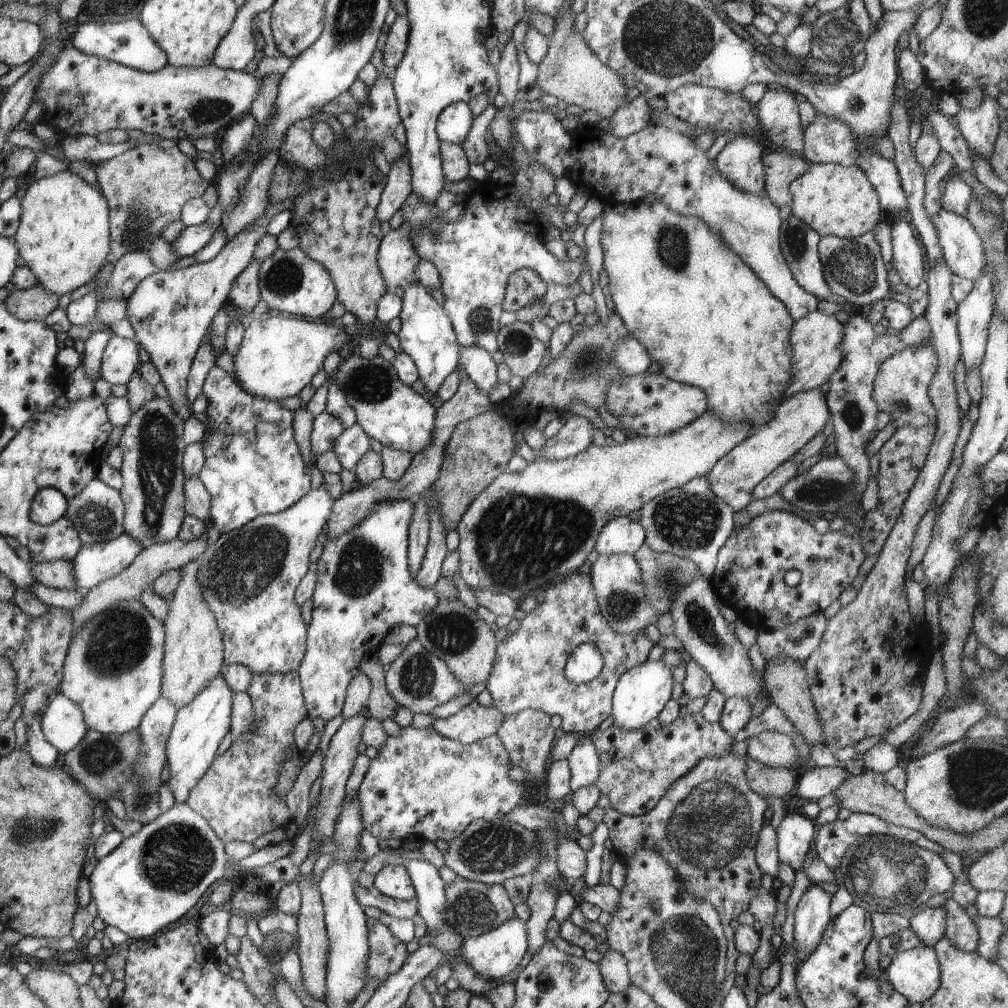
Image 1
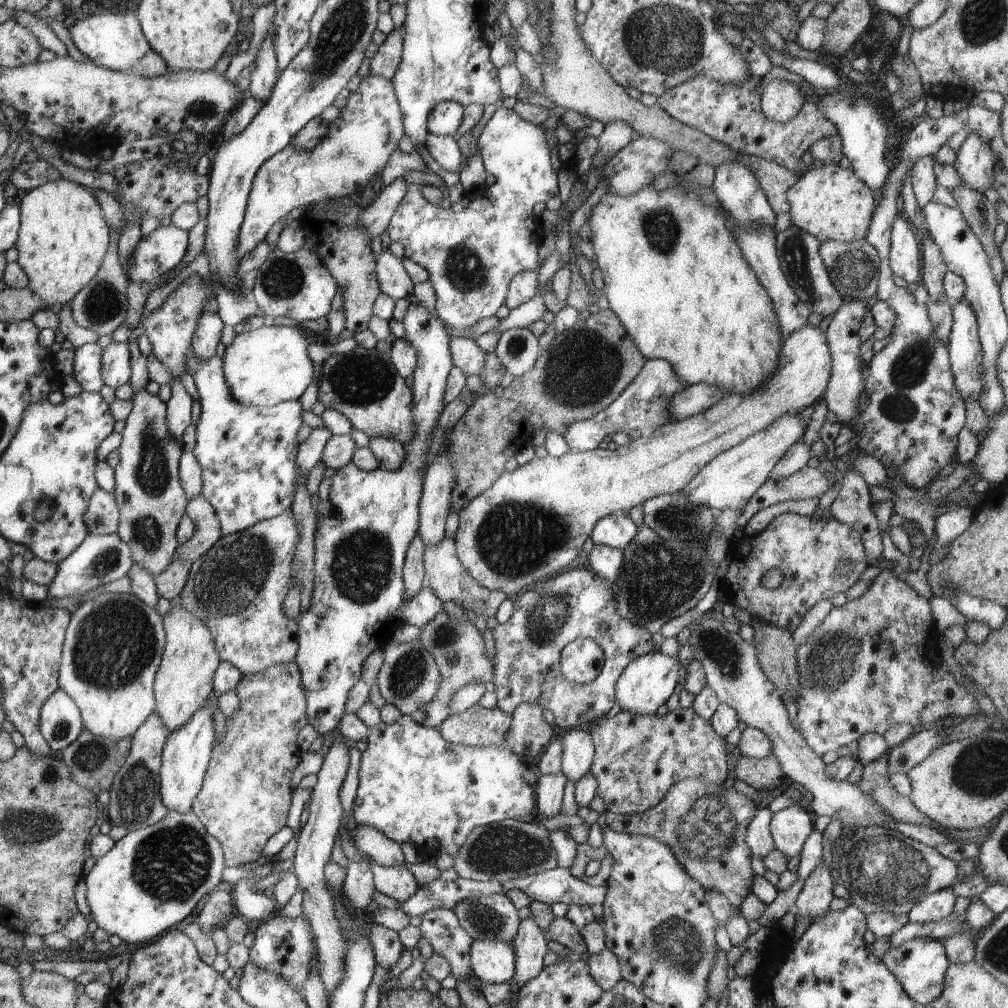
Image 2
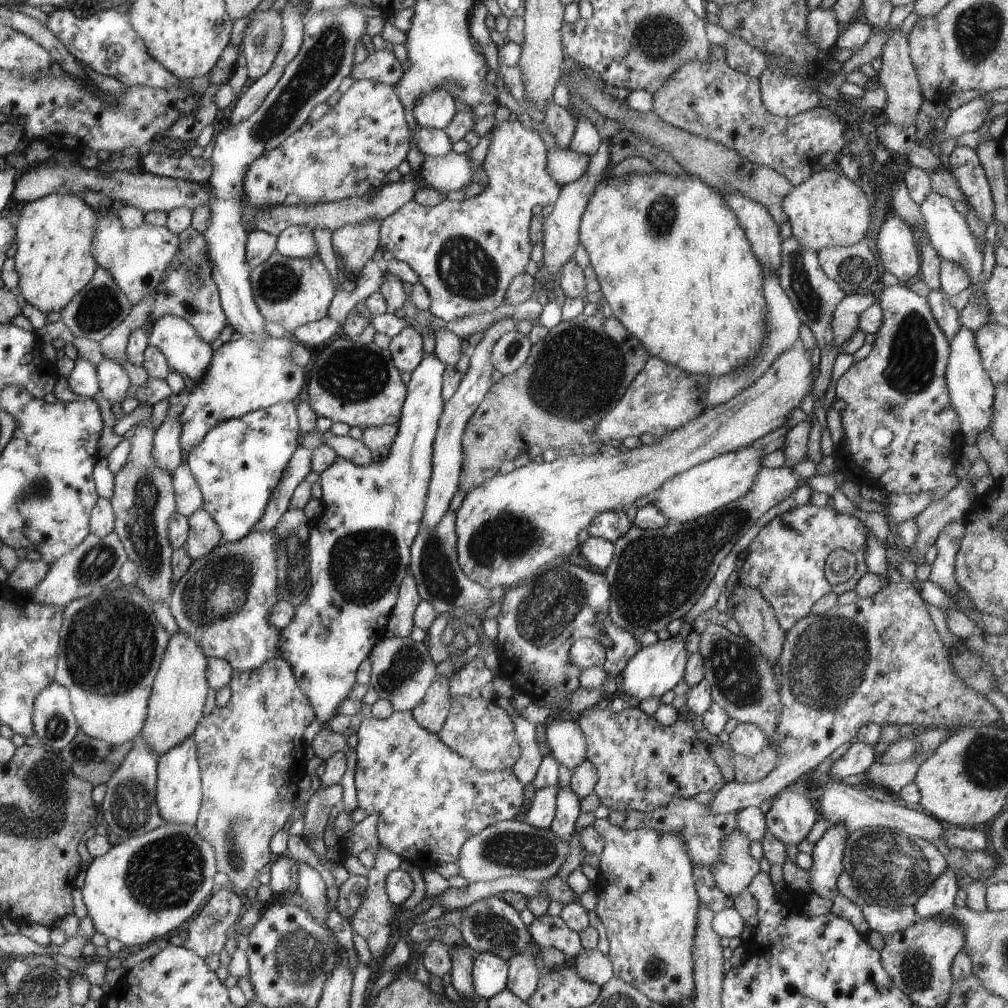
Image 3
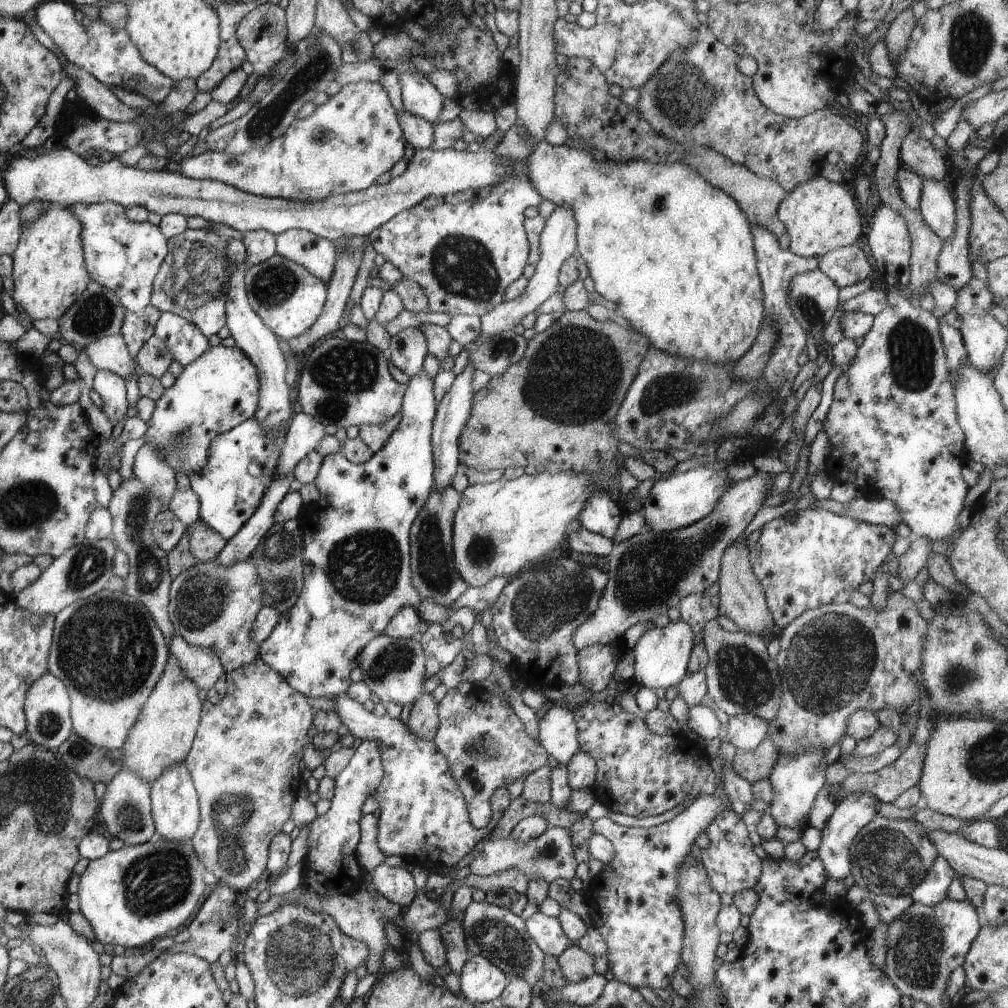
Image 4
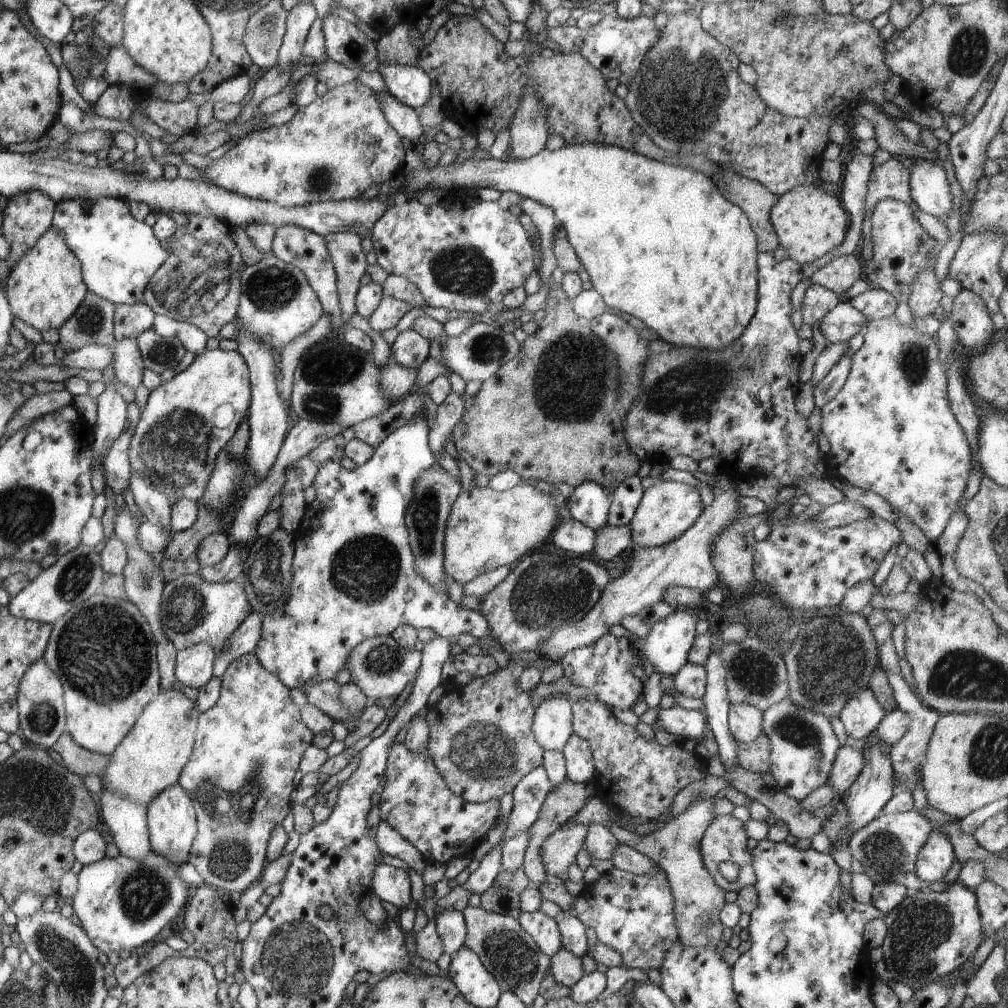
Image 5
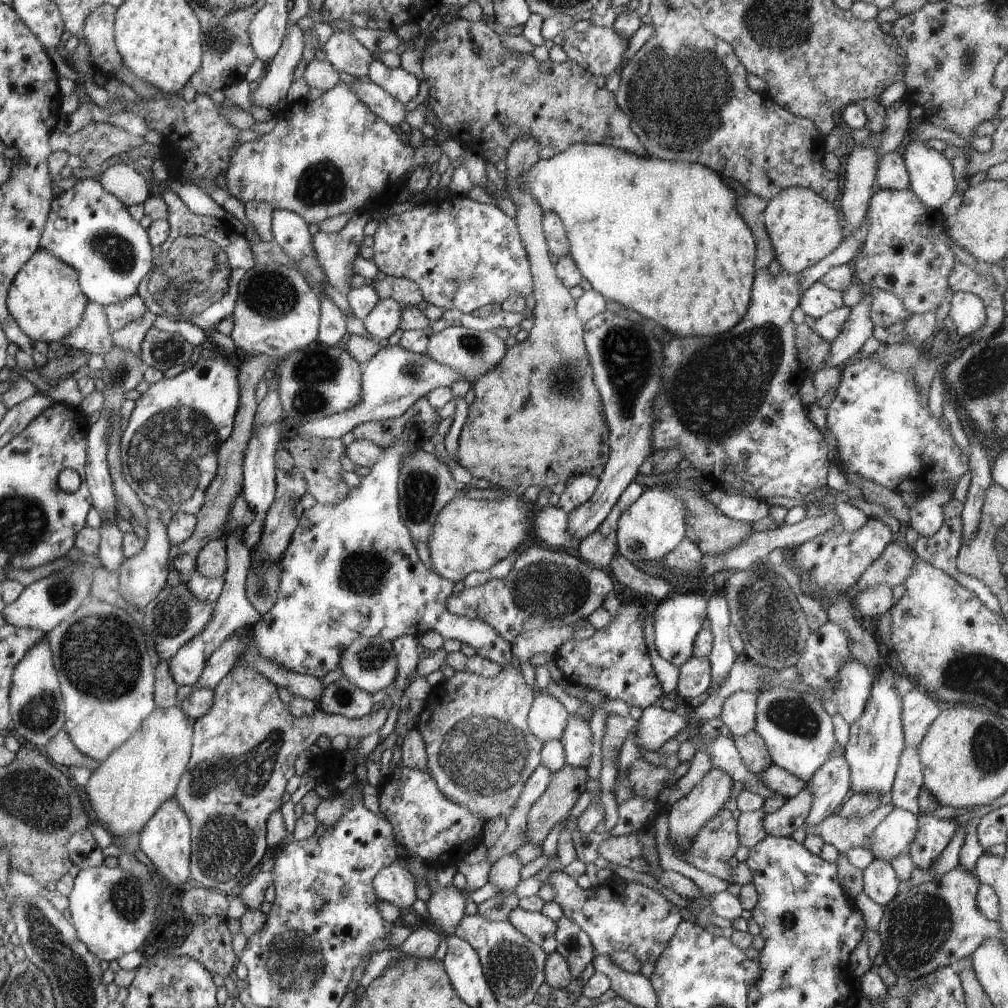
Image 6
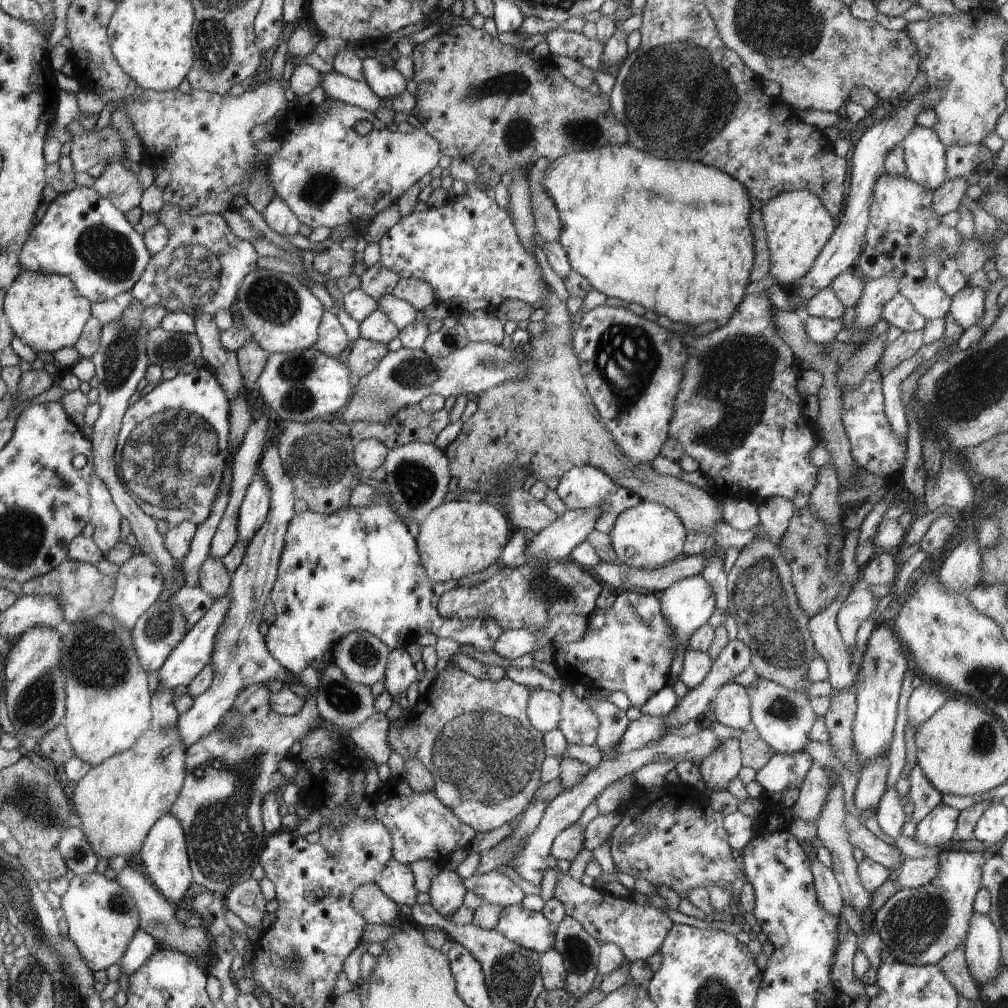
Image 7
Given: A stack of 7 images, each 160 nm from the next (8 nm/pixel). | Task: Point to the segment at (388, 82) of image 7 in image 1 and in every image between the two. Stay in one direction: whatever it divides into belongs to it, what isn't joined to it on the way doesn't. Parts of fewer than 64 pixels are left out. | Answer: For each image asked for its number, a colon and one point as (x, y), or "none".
1: (454, 124)
2: (445, 119)
3: (436, 109)
4: (420, 97)
5: (410, 85)
6: (403, 86)

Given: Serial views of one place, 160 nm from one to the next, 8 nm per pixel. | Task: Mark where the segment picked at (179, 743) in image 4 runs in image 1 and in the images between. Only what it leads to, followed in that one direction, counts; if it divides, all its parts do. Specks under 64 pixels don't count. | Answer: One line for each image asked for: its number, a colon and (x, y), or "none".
1: (195, 650)
2: (183, 684)
3: (179, 692)

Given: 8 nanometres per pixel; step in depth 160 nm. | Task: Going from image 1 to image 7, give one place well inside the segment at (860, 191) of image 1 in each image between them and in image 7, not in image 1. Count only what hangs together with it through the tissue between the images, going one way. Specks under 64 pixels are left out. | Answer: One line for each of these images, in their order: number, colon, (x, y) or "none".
2: (830, 202)
3: (828, 210)
4: (819, 215)
5: (809, 222)
6: (803, 228)
7: (798, 226)

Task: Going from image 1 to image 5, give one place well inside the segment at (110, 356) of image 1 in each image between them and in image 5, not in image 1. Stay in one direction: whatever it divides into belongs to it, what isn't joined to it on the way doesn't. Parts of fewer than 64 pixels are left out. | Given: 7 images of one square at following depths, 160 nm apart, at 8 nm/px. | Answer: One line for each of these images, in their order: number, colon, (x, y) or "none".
2: (115, 361)
3: (114, 384)
4: (112, 388)
5: (111, 422)

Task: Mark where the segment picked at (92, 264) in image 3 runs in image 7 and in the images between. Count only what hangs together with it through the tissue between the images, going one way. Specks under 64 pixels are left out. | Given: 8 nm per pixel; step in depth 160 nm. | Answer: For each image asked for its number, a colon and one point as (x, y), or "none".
4: (49, 271)
5: (45, 288)
6: (46, 300)
7: (45, 310)

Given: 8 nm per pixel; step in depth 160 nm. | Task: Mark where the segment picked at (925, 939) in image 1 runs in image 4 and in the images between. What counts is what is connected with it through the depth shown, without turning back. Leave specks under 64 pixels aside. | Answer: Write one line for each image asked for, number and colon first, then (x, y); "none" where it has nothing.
2: (939, 905)
3: (939, 898)
4: (933, 889)

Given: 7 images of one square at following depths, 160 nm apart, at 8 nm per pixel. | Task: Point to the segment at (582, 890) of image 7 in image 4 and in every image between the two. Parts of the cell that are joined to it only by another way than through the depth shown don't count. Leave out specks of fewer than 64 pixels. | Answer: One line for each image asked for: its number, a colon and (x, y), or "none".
4: (633, 902)
5: (634, 914)
6: (620, 916)

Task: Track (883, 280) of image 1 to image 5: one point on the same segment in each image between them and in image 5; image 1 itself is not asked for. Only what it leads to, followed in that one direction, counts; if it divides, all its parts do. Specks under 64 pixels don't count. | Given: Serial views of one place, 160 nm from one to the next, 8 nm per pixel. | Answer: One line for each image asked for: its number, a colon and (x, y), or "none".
2: (853, 268)
3: (855, 268)
4: (846, 266)
5: (838, 275)

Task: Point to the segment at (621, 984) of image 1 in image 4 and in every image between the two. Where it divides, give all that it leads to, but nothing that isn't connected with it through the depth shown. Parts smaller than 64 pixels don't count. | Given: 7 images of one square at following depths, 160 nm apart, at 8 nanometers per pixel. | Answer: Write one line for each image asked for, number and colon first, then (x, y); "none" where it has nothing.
2: (604, 967)
3: (591, 965)
4: (575, 963)

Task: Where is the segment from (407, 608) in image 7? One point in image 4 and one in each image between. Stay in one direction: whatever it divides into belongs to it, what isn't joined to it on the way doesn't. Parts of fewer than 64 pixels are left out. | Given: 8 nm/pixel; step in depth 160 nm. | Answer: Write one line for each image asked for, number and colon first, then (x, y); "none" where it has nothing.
4: (357, 574)
5: (354, 577)
6: (351, 570)

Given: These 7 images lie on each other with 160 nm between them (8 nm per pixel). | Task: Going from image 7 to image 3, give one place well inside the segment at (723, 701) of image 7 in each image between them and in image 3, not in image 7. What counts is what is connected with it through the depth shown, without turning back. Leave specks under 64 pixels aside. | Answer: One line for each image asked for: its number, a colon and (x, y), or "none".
3: (747, 739)
4: (746, 732)
5: (745, 720)
6: (738, 712)

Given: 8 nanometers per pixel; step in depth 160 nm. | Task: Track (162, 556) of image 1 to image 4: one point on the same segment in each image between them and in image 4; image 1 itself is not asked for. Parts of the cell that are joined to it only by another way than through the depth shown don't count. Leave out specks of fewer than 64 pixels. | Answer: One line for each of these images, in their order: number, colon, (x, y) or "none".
2: (207, 532)
3: (204, 536)
4: (206, 544)

